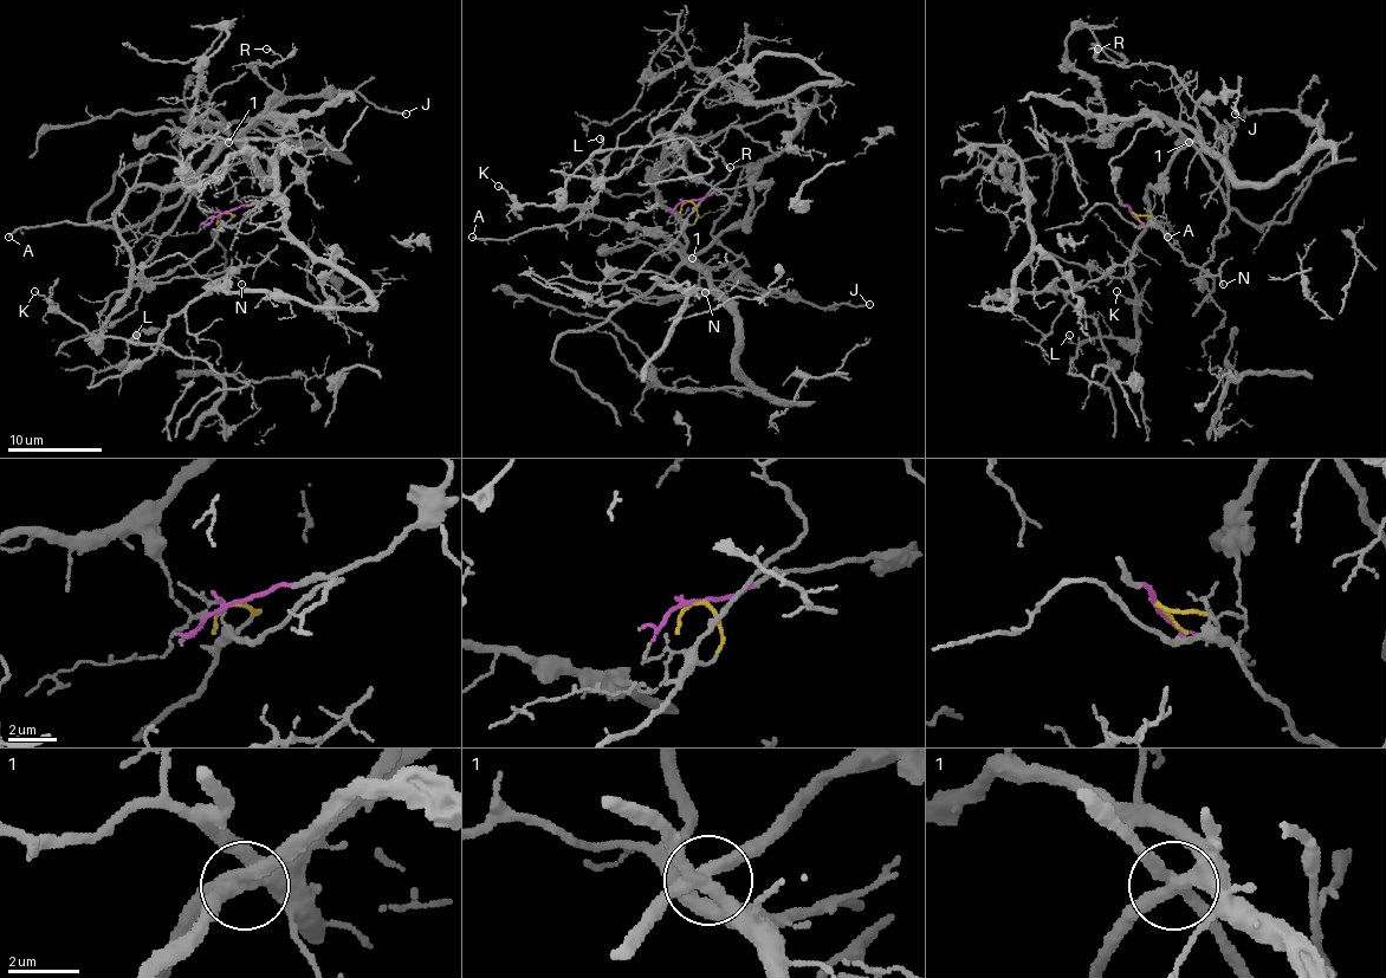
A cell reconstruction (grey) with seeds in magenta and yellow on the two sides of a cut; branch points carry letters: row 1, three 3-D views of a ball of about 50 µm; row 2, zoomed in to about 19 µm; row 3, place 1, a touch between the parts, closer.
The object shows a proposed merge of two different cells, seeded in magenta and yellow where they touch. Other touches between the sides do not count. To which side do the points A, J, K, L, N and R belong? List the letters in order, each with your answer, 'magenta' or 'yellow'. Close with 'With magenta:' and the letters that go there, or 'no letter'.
A: yellow
J: yellow
K: yellow
L: yellow
N: yellow
R: yellow
With magenta: no letter

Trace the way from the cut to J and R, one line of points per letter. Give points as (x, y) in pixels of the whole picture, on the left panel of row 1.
J: (222, 212), (234, 214), (208, 217), (194, 176), (274, 103), (356, 91), (406, 112)
R: (222, 212), (234, 214), (208, 217), (194, 176), (282, 96), (248, 66), (282, 59), (267, 50)

